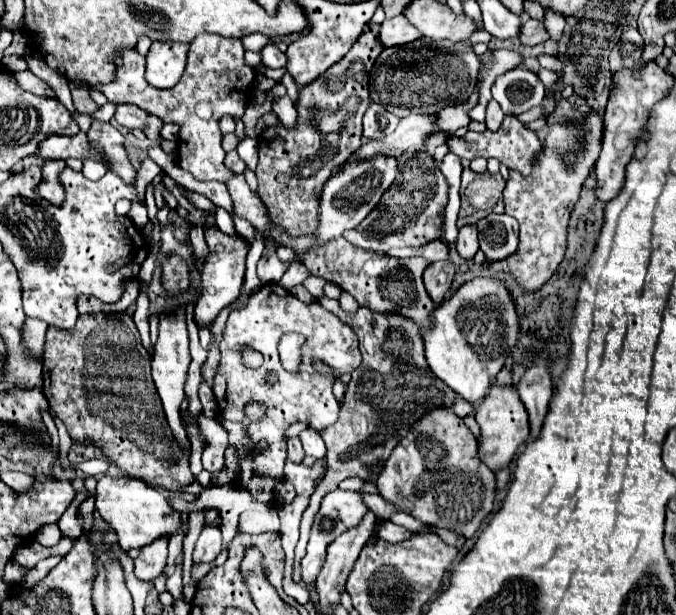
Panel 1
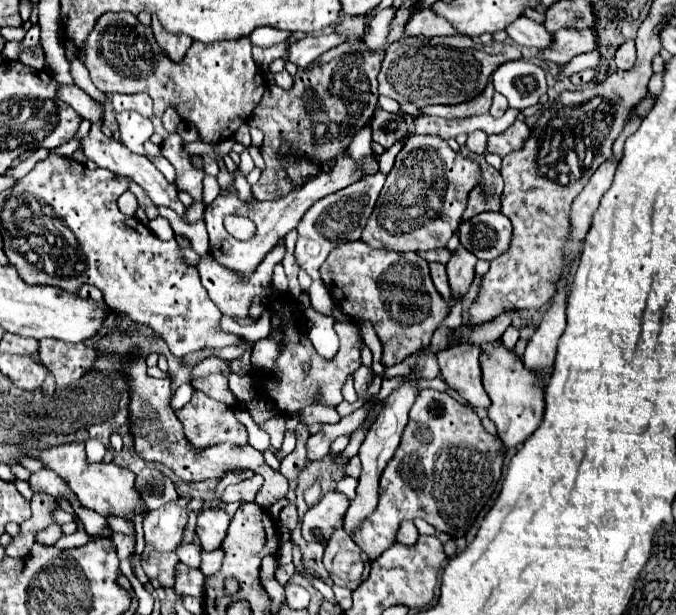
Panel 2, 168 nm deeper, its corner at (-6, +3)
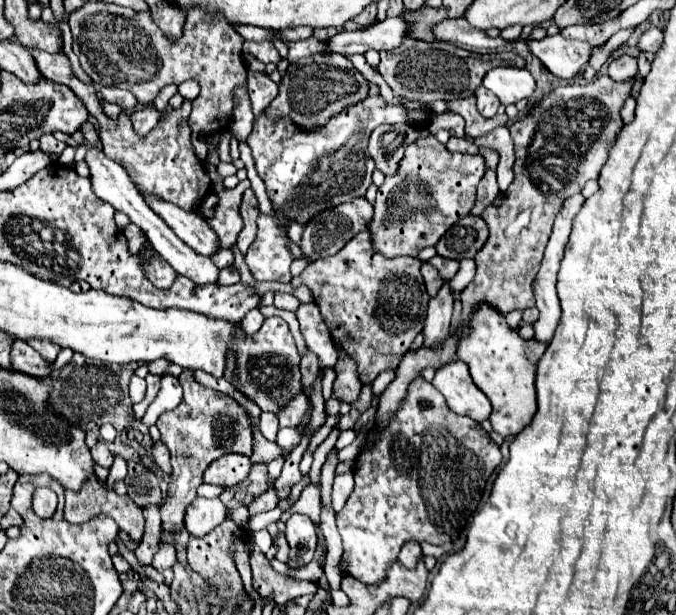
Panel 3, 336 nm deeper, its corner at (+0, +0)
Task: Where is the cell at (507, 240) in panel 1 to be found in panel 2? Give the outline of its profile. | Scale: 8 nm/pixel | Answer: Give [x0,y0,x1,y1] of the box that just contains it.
[460,212,512,260]

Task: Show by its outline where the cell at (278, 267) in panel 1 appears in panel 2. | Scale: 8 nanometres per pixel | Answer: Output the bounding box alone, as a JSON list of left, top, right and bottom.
[294,172,386,316]

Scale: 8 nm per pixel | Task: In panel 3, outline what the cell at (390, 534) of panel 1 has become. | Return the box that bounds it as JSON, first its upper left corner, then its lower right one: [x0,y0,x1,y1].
[400,543,422,569]

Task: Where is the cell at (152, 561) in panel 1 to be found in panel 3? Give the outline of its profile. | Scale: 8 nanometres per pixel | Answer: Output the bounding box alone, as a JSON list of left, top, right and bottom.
[156,371,252,531]

